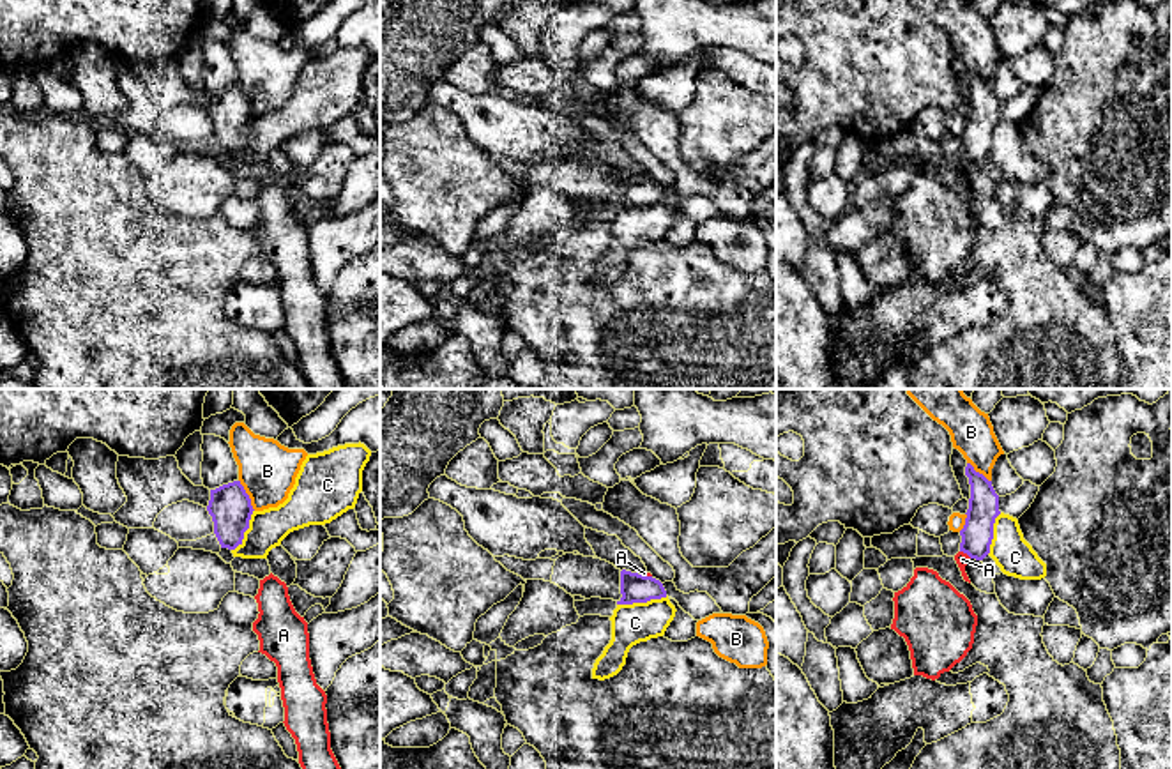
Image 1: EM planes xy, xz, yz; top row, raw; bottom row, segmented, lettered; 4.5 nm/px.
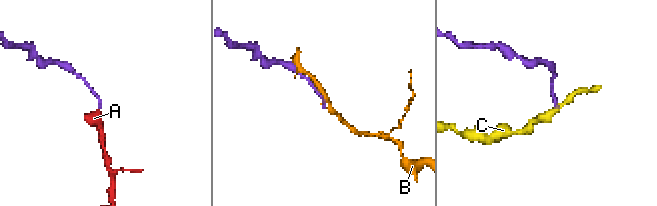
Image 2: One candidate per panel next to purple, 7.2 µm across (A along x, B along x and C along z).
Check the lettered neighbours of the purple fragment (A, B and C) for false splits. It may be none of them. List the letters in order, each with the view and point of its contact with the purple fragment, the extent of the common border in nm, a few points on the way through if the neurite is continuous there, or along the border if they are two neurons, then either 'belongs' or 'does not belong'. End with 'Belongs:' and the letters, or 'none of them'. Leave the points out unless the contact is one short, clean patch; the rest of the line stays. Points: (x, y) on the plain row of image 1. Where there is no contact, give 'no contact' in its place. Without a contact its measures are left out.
A: contact yz (966, 156); length 70 nm; way yz (983, 110), (976, 145), (966, 156), (962, 163); belongs
B: contact xy (248, 99); length 160 nm; does not belong
C: contact xz (642, 205); length 240 nm; border xz (667, 200), (617, 209); does not belong
Belongs: A

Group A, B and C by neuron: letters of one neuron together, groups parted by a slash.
A / B / C

